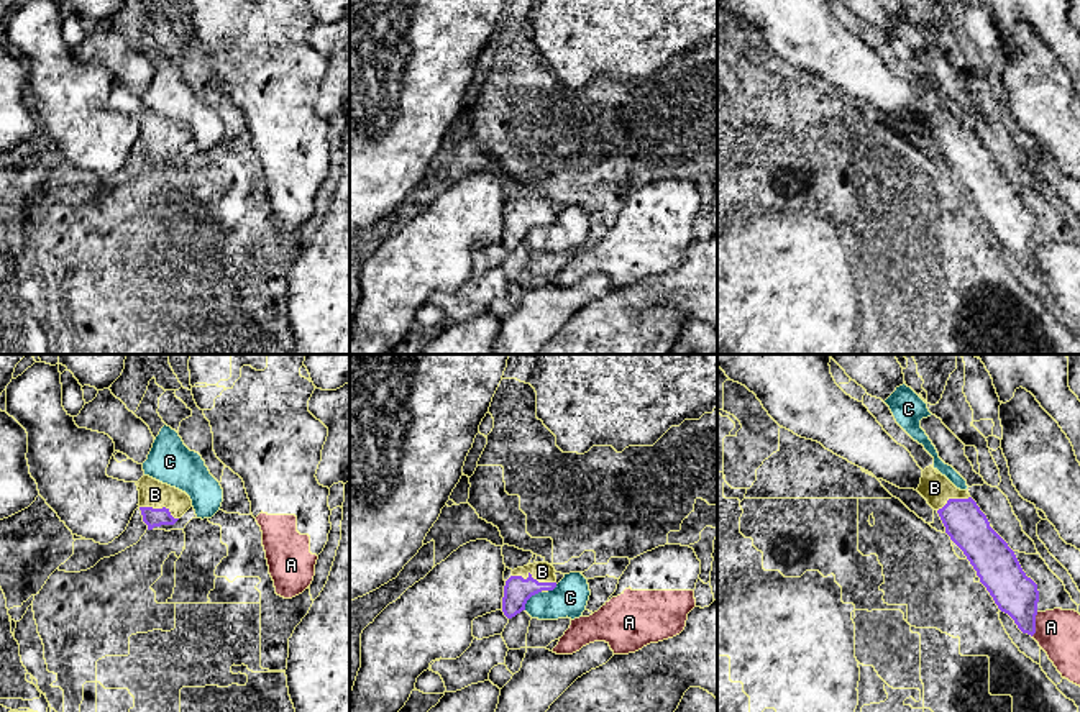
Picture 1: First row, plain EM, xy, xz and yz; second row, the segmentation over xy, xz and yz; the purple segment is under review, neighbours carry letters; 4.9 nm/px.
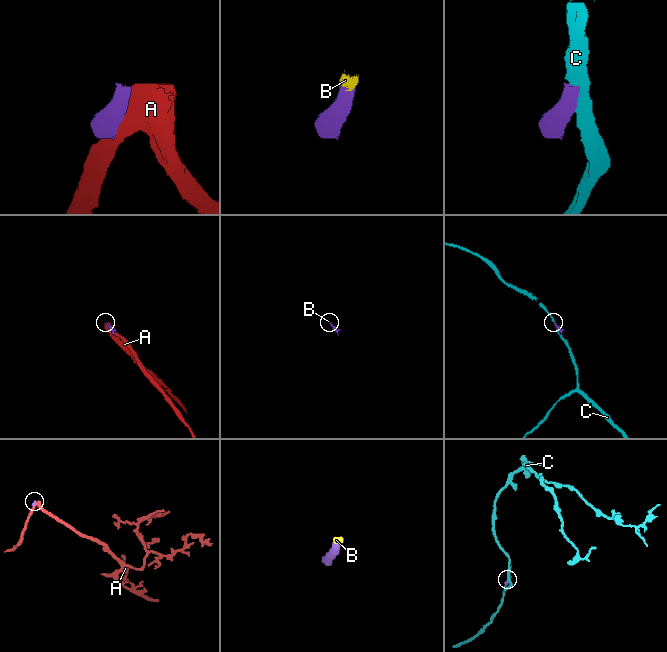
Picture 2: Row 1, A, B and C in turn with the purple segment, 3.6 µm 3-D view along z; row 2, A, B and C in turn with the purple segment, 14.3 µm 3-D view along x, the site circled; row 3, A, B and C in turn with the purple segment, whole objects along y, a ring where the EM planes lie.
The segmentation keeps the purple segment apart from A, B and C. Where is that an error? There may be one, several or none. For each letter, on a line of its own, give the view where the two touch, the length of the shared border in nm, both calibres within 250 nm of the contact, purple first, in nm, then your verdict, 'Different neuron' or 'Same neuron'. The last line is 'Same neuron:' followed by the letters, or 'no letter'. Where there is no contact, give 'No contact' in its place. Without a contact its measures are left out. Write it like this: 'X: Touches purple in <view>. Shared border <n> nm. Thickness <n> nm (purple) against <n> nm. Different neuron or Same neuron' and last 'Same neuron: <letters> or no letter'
A: Touches purple in yz. Shared border 120 nm. Thickness 200 nm (purple) against 220 nm. Different neuron
B: Touches purple in xz. Shared border 220 nm. Thickness 140 nm (purple) against 100 nm. Same neuron
C: Touches purple in xz. Shared border 130 nm. Thickness 140 nm (purple) against 180 nm. Different neuron
Same neuron: B

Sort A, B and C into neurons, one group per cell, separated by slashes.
A / B / C

